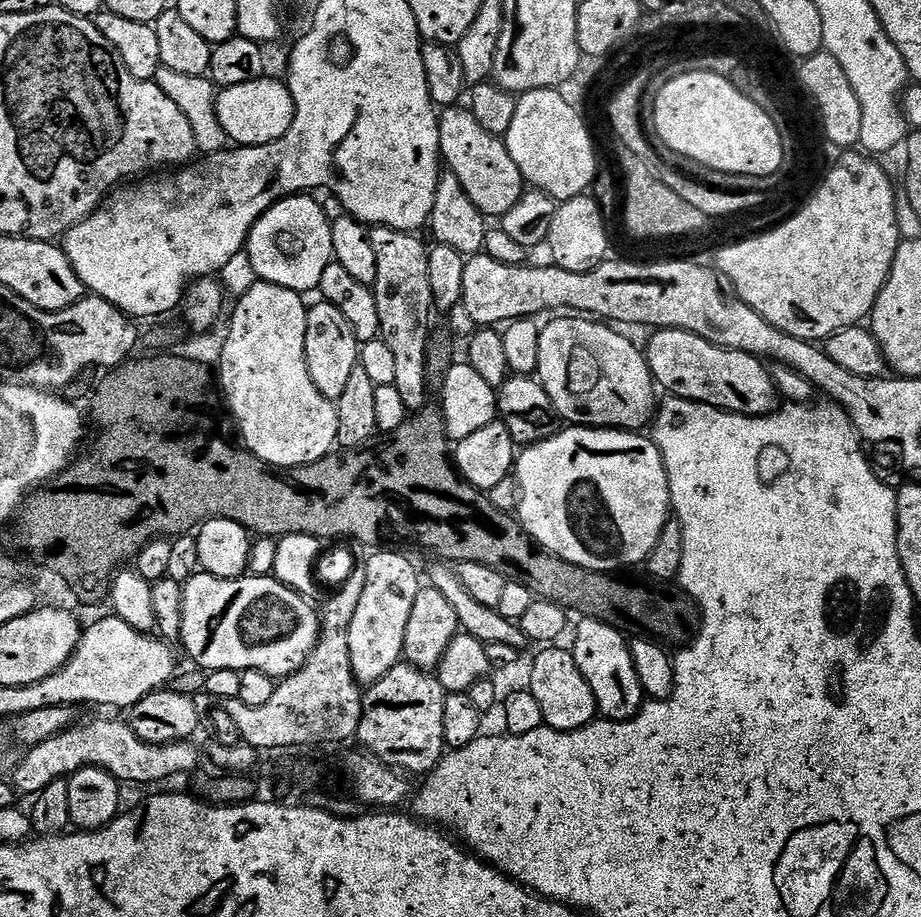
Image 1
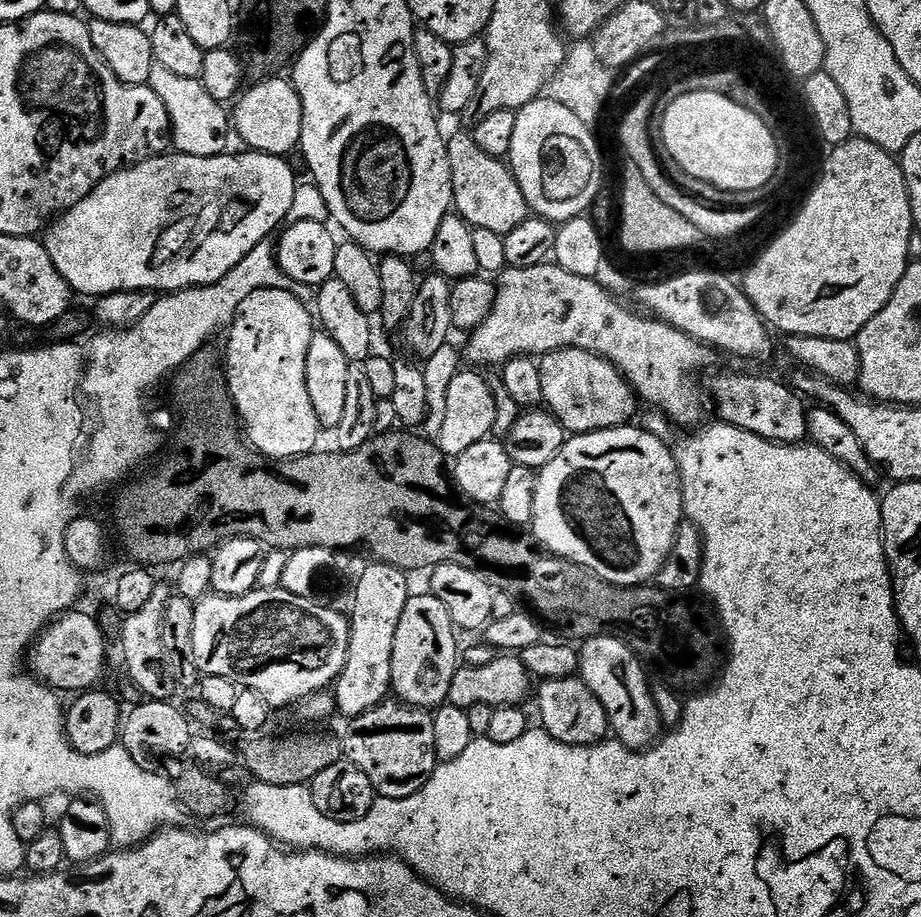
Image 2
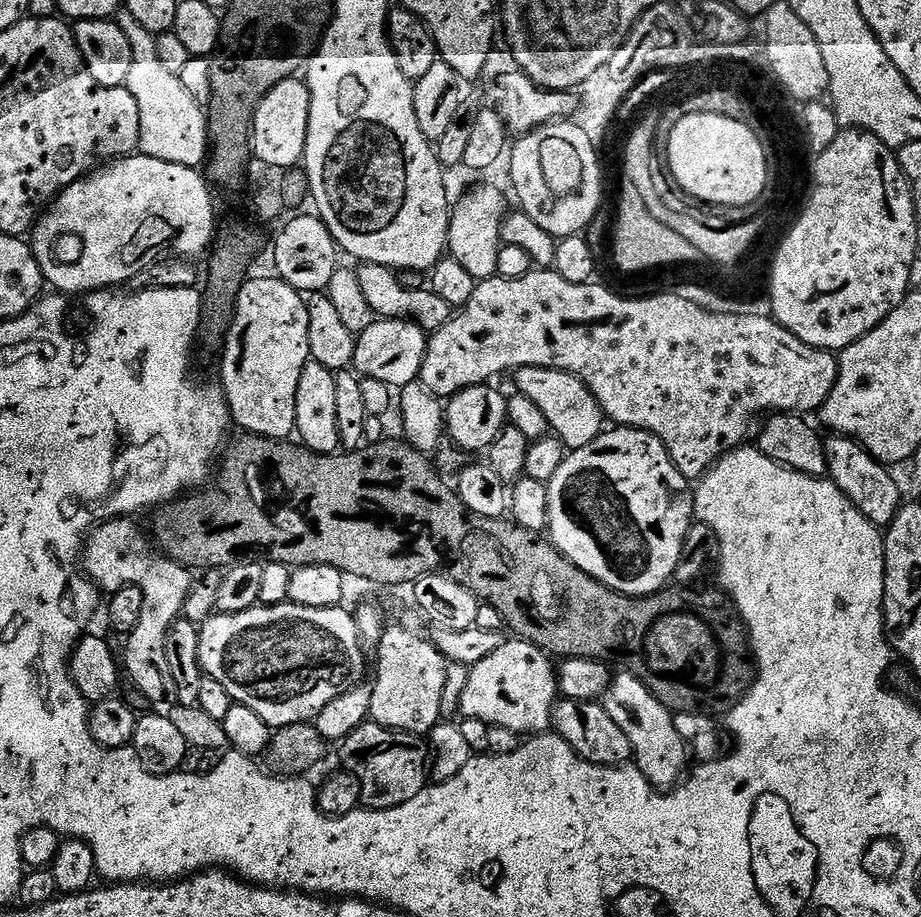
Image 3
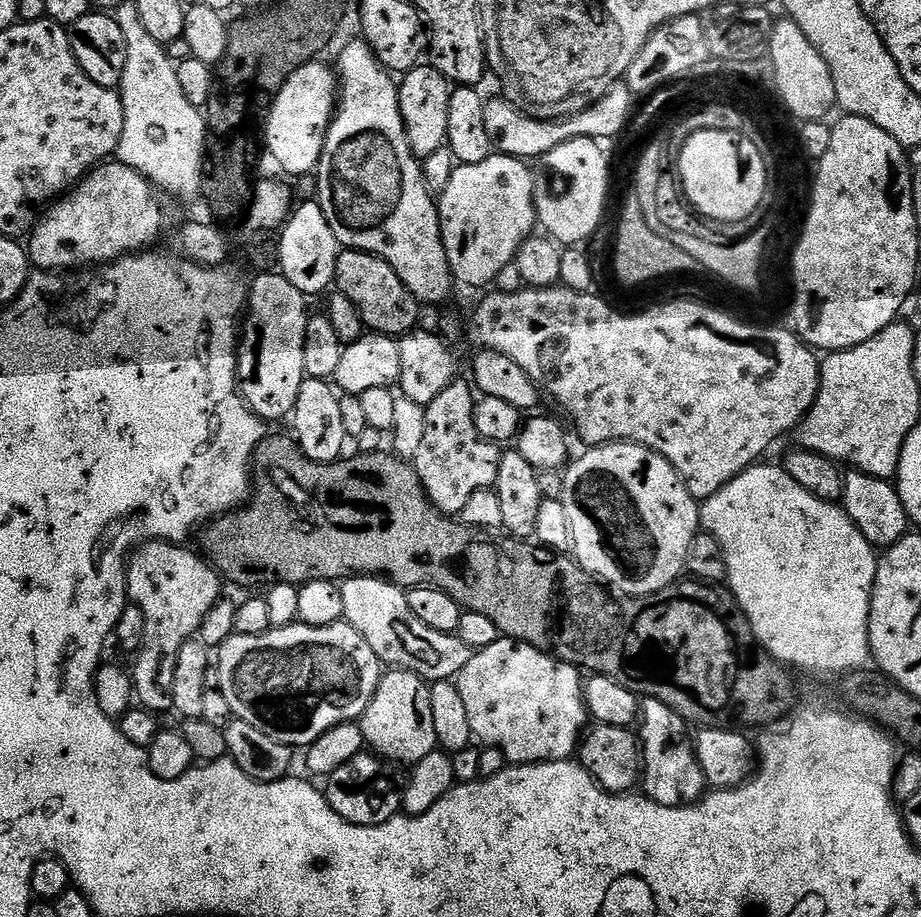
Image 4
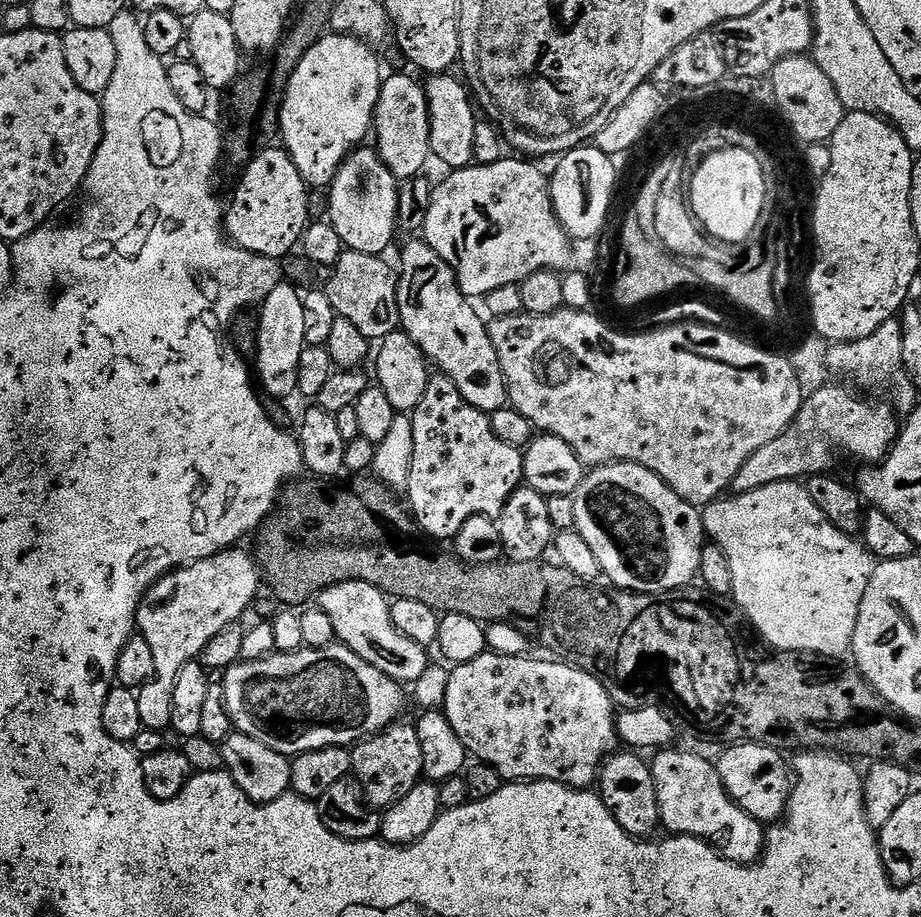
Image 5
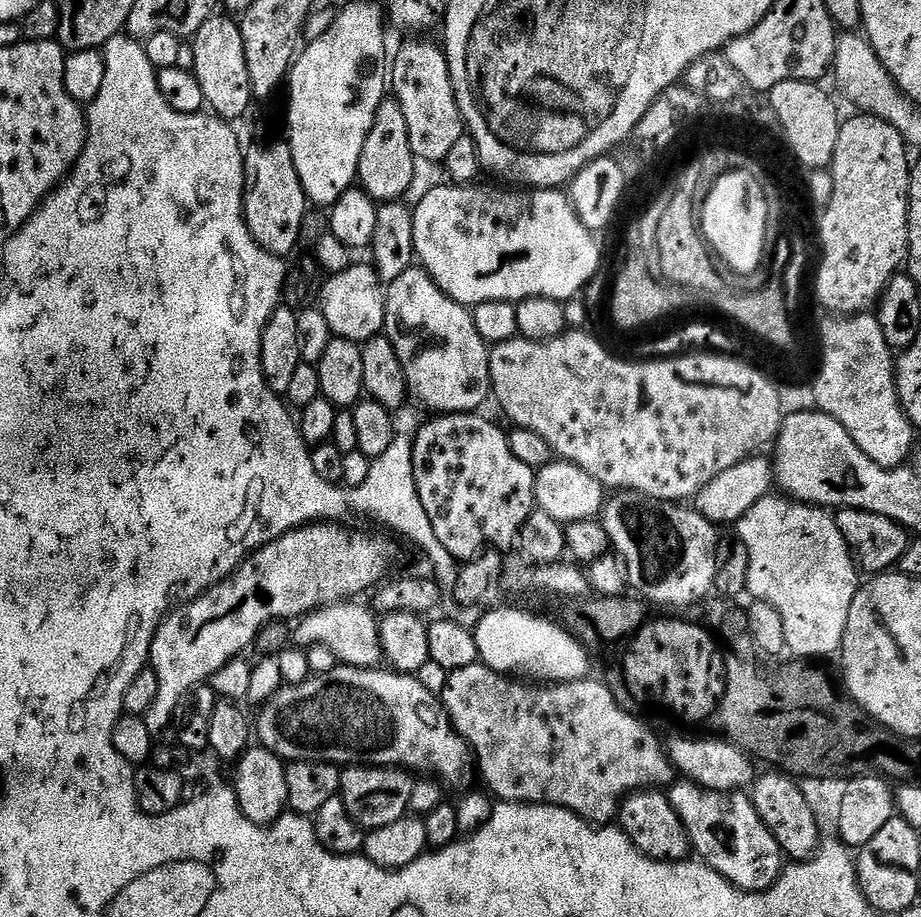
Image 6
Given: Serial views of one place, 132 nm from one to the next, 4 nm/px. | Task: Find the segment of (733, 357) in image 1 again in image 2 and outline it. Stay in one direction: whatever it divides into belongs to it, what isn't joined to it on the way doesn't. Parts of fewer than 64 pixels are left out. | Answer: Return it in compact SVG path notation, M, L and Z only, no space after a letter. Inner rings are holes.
M724 372L712 380L712 396L716 399L716 412L720 415L717 417L723 423L758 434L758 438L775 444L803 444L808 440L806 404L789 385L788 388L768 376Z

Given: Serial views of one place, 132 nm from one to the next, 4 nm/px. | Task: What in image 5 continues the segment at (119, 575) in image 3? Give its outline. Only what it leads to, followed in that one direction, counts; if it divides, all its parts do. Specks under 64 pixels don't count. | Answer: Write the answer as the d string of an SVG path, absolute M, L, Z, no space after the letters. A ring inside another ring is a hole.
M233 546L227 552L219 552L205 560L193 564L185 564L171 574L156 581L148 590L148 595L140 602L136 615L136 626L139 635L150 642L150 651L154 653L154 670L156 679L145 684L138 692L138 710L142 714L145 728L164 730L172 723L172 699L174 698L174 682L184 666L200 658L210 642L227 628L233 627L236 620L256 600L262 588L262 569L254 559L251 551L243 552L243 547Z

